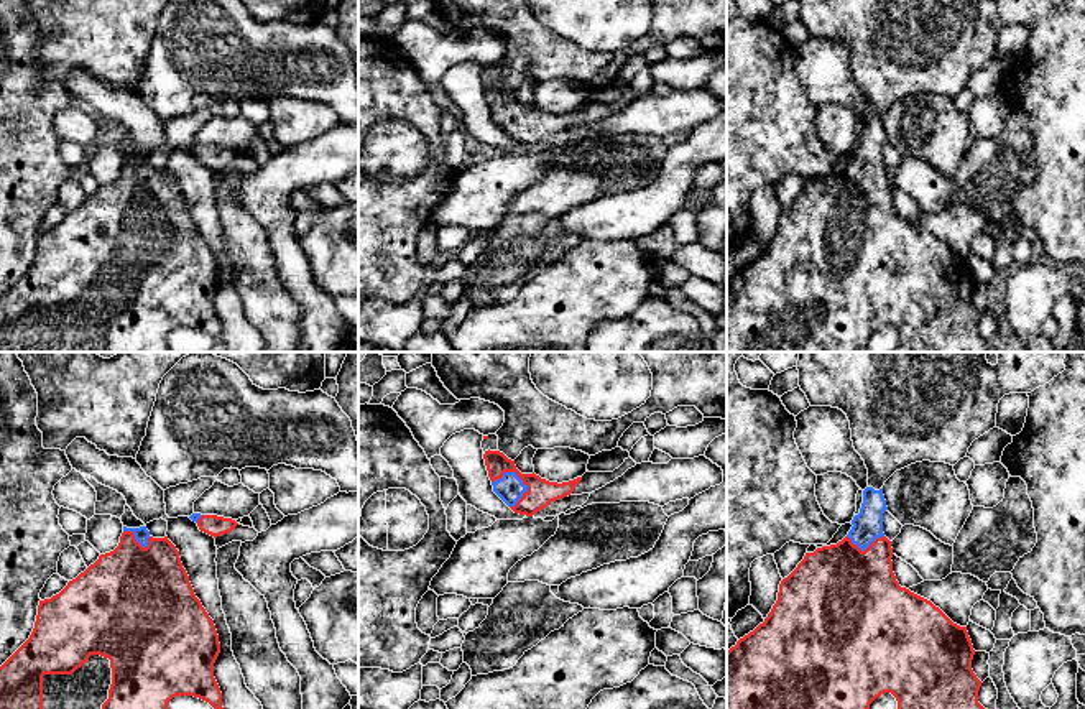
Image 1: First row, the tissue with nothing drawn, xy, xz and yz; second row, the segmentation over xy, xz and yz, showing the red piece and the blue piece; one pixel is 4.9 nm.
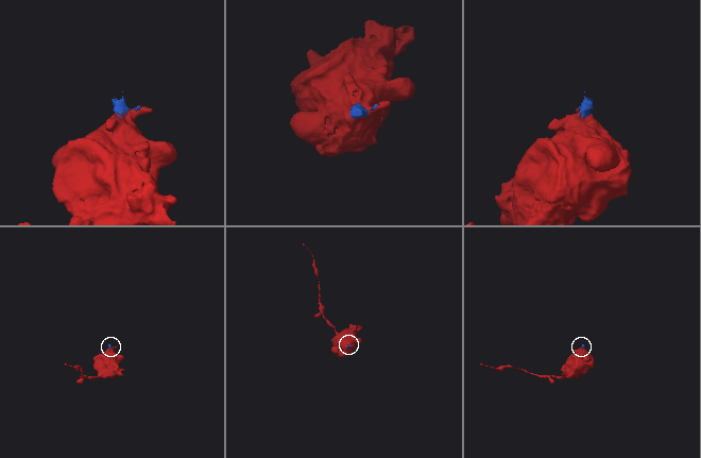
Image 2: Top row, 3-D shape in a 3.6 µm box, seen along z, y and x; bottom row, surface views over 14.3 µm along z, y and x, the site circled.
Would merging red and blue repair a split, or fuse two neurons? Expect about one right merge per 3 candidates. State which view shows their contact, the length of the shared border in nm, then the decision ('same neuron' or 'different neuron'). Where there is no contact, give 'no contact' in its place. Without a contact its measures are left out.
meets red in xz; contact 190 nm long; same neuron

